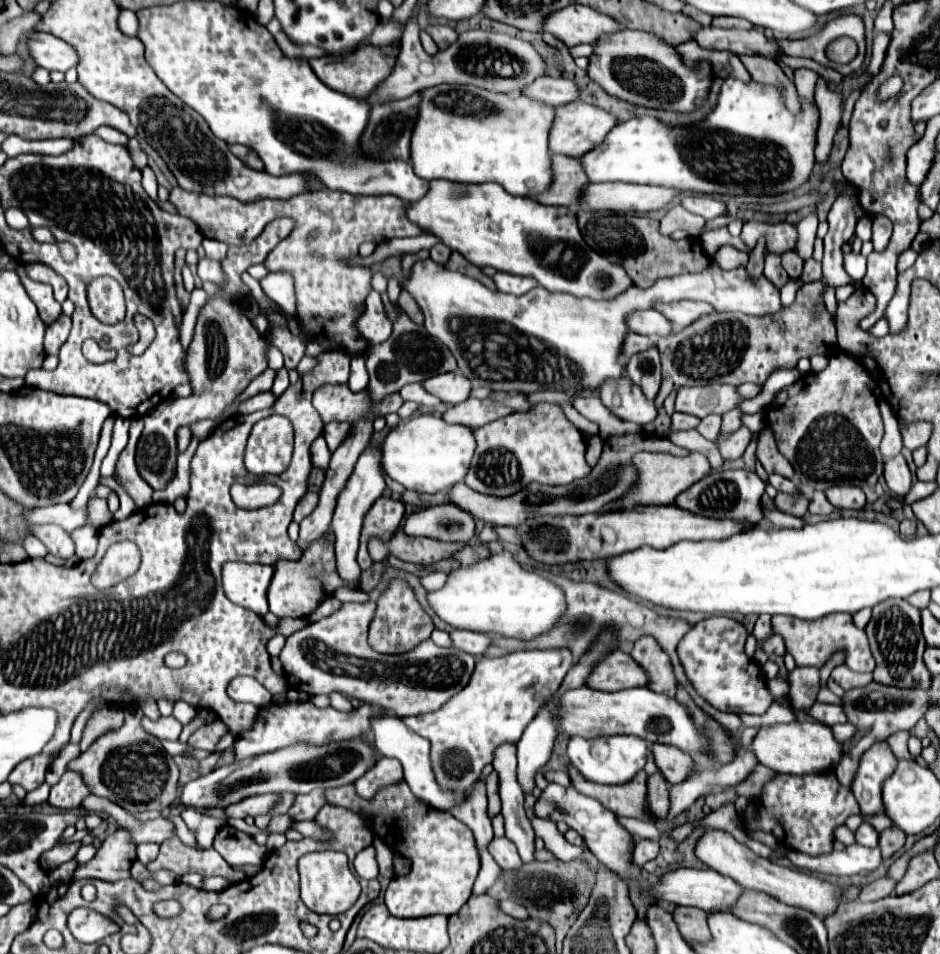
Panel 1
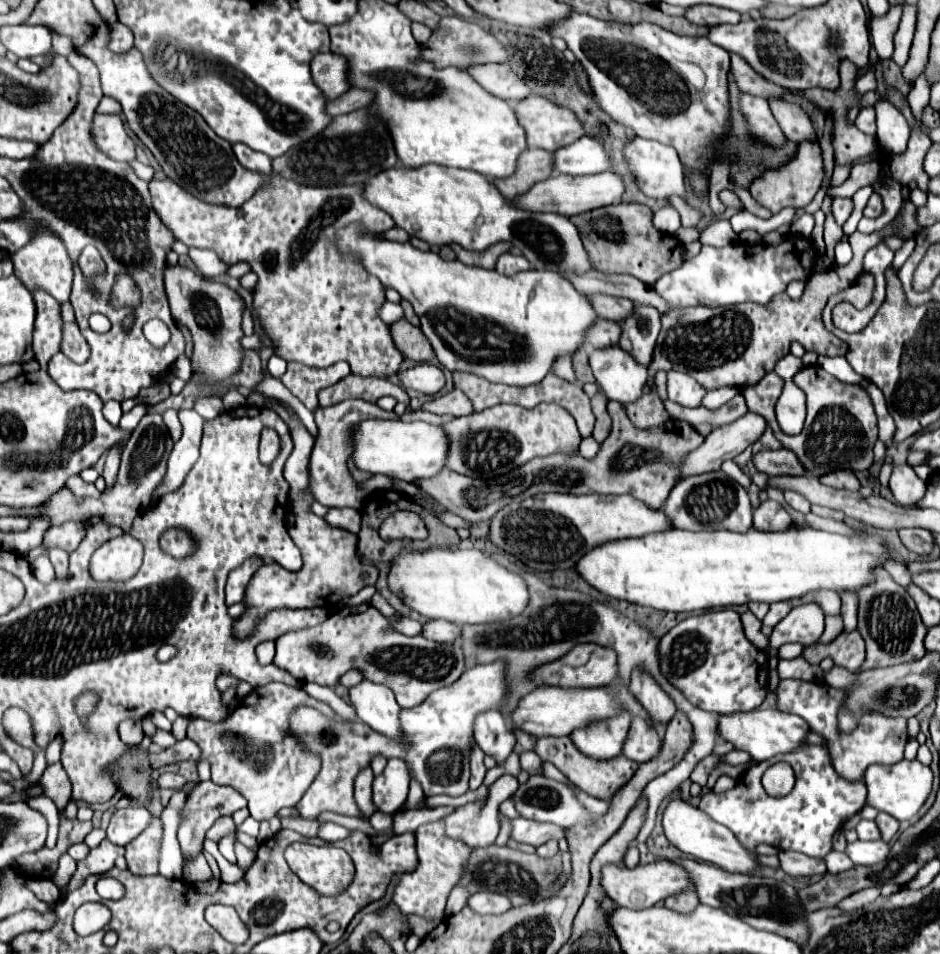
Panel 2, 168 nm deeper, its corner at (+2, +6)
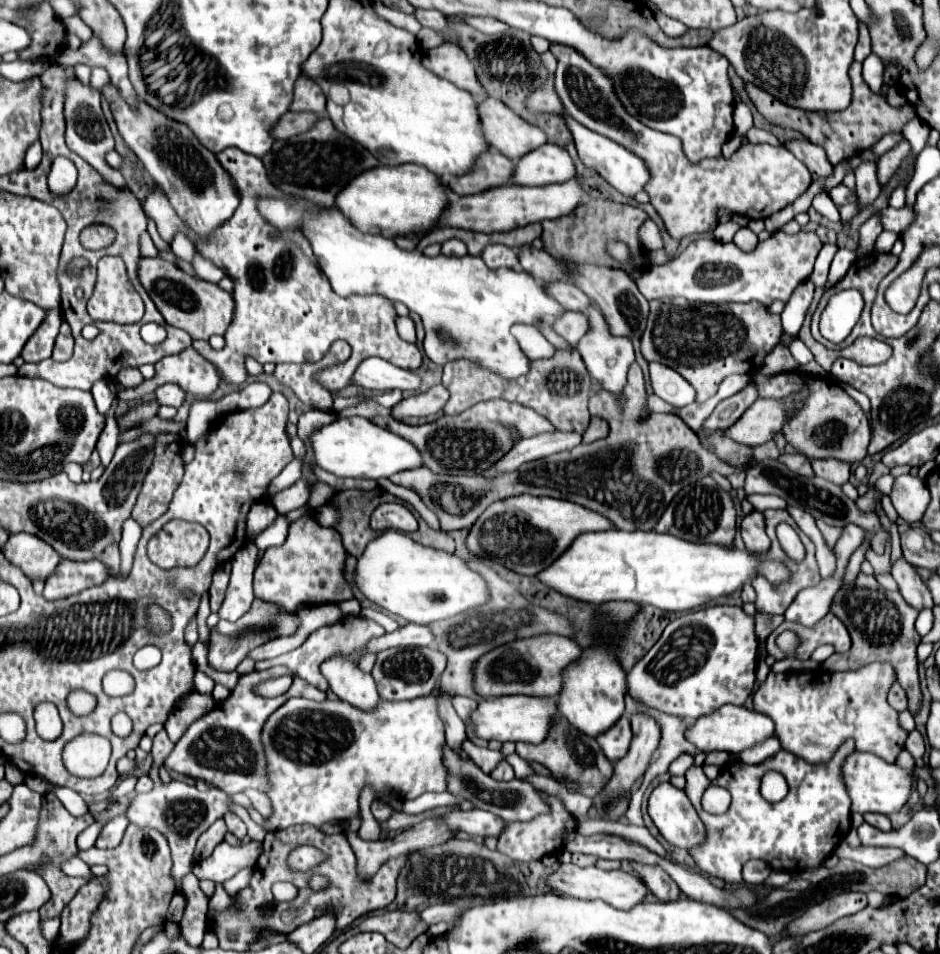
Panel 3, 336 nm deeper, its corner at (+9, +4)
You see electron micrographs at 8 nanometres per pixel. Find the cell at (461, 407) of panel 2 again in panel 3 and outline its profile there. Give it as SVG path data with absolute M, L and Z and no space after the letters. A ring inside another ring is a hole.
M432 386L426 392L400 400L392 408L390 416L394 420L404 420L408 416L430 416L430 414L440 412L446 402L448 402L448 390L444 390L444 386Z

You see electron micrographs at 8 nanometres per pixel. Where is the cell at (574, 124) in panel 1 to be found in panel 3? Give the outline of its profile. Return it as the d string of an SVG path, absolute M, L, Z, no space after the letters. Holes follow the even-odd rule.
M486 98L478 104L478 114L482 122L482 134L490 148L502 152L510 160L532 152L536 146L546 144L544 132L540 128L524 122L500 100Z

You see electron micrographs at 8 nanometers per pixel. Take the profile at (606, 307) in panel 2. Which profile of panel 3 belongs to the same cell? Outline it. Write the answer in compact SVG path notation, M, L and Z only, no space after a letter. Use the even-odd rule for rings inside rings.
M548 282L544 284L544 288L548 296L554 298L564 310L586 312L586 308L592 304L592 300L570 282Z

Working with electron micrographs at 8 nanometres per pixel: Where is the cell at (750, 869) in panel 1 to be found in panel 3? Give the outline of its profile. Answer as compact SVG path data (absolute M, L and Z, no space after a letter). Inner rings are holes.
M662 782L652 790L648 798L648 814L652 822L658 826L660 834L674 846L690 850L692 846L704 840L704 824L700 822L700 816L696 814L694 806L688 802L688 796L680 788L672 786L670 782Z

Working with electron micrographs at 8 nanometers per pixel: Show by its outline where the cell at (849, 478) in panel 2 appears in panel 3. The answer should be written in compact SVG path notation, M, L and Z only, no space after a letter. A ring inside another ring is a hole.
M814 458L812 468L814 468L816 476L826 478L838 486L842 486L844 482L850 480L850 464L840 462L836 458Z

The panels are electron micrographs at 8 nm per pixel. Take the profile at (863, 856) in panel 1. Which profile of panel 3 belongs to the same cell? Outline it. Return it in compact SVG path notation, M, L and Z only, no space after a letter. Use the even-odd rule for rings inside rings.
M842 842L836 848L836 854L840 858L850 858L850 860L860 862L860 864L870 866L870 868L882 868L882 866L888 866L888 864L896 862L898 858L906 856L906 852L900 848L870 848L870 846L850 848L846 842Z

